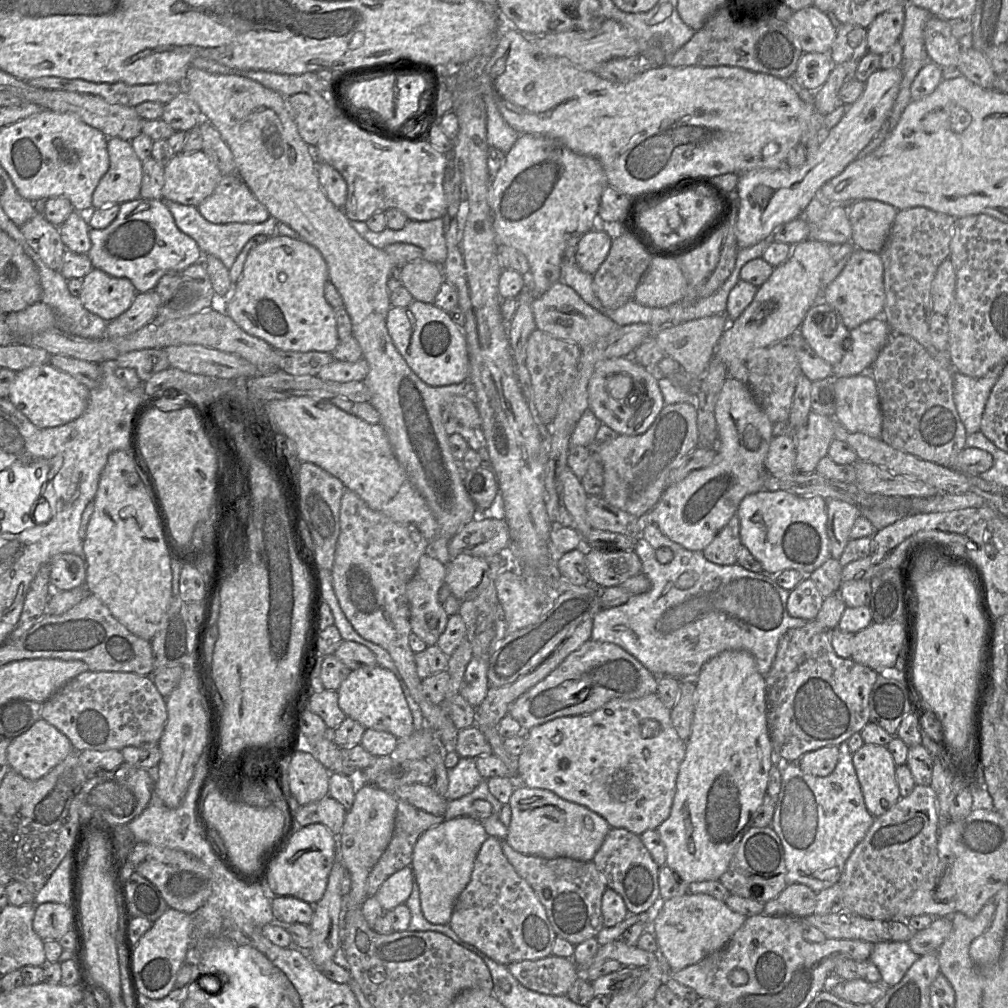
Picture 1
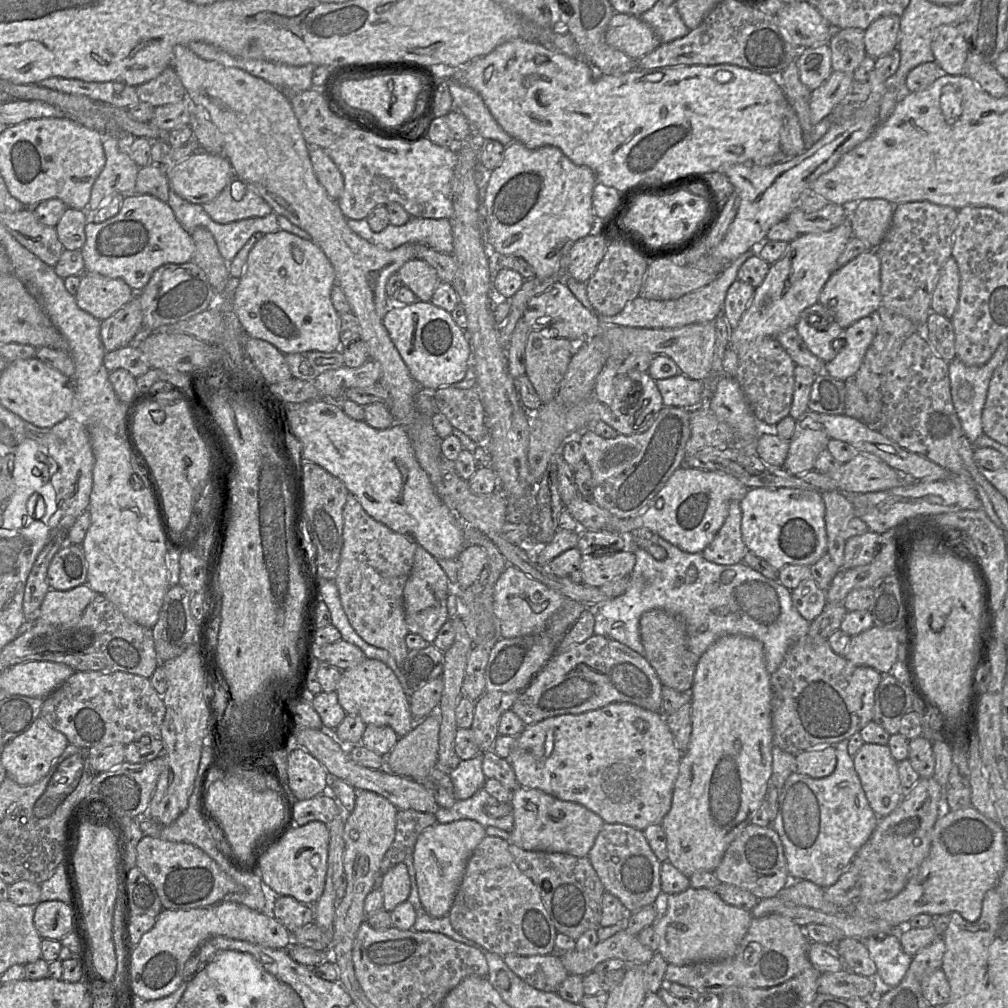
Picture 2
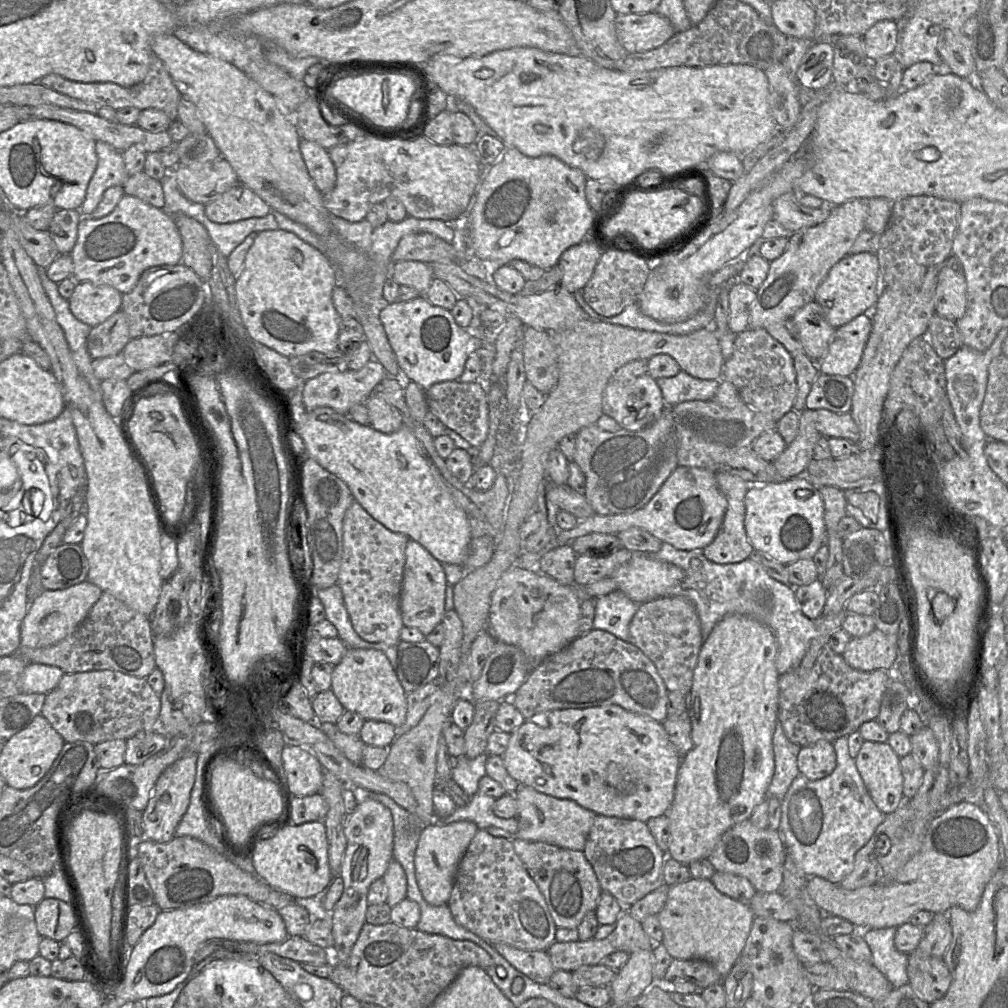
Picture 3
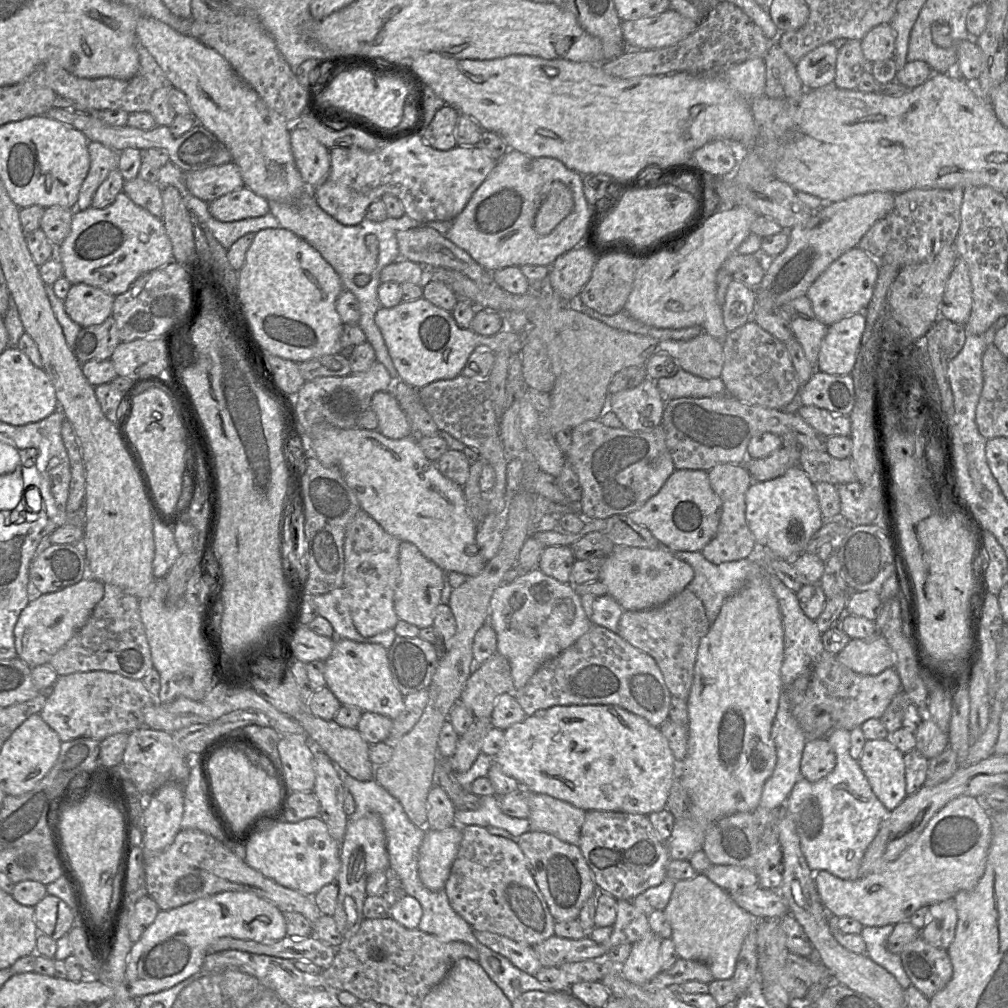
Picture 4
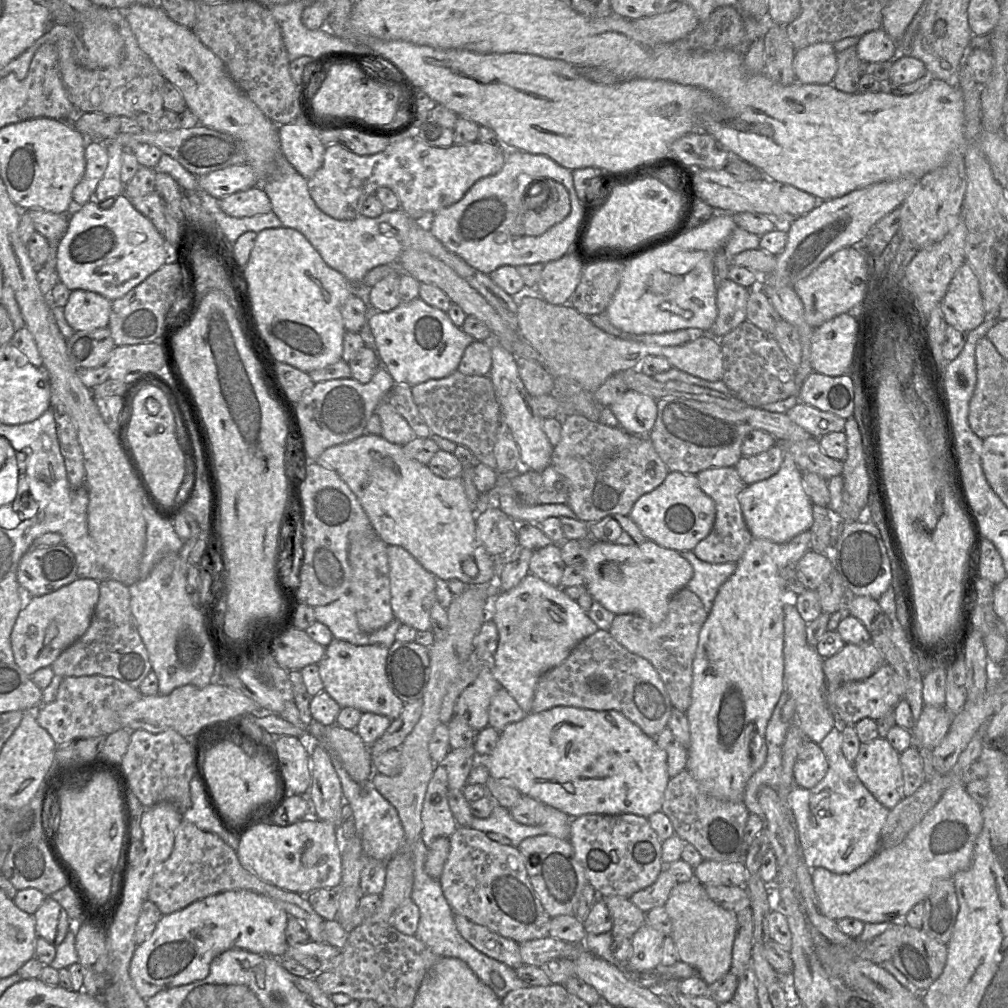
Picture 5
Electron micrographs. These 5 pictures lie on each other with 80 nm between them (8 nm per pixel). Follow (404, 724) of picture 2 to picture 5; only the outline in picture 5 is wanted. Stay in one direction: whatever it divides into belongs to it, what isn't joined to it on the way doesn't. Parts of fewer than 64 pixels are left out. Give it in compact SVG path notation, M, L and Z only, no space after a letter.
M333 639L325 648L325 654L318 663L319 673L327 692L340 706L353 707L362 713L371 712L397 719L402 713L405 703L393 692L386 675L386 659L389 648L379 644L354 645L344 640Z

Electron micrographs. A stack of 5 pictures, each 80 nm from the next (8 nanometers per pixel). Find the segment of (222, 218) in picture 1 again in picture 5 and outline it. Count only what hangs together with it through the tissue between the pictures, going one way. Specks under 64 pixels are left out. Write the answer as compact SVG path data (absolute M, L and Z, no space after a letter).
M261 186L219 199L219 206L227 215L237 218L253 217L272 211L271 201Z

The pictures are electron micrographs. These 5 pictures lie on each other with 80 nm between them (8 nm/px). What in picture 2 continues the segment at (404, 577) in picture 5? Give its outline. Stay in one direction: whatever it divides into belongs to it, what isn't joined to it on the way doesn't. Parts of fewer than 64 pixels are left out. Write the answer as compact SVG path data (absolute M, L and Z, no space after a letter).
M418 546L403 591L405 621L409 632L420 635L429 644L432 644L442 625L449 619L446 606L448 594L449 579L446 573L433 555L422 546Z

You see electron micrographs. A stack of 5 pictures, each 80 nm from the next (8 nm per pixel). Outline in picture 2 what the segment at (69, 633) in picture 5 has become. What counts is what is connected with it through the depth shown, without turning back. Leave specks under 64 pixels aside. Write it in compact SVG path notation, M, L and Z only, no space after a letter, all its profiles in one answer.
M87 582L70 590L50 589L40 606L38 618L32 624L62 625L78 620L97 596Z

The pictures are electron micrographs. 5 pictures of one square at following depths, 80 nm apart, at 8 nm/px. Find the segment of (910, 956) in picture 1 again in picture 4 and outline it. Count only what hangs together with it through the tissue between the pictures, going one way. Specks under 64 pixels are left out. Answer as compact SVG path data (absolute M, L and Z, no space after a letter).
M891 924L881 927L863 926L860 936L866 945L865 955L891 973L900 986L906 989L911 986L911 981L902 966L901 957L887 949L887 941L893 929L894 925Z

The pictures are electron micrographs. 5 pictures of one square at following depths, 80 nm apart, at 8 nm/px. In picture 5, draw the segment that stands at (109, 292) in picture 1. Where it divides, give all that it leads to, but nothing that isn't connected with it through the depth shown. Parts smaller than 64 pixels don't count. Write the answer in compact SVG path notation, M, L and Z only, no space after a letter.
M82 289L72 290L65 305L64 316L75 331L107 327L112 301Z

